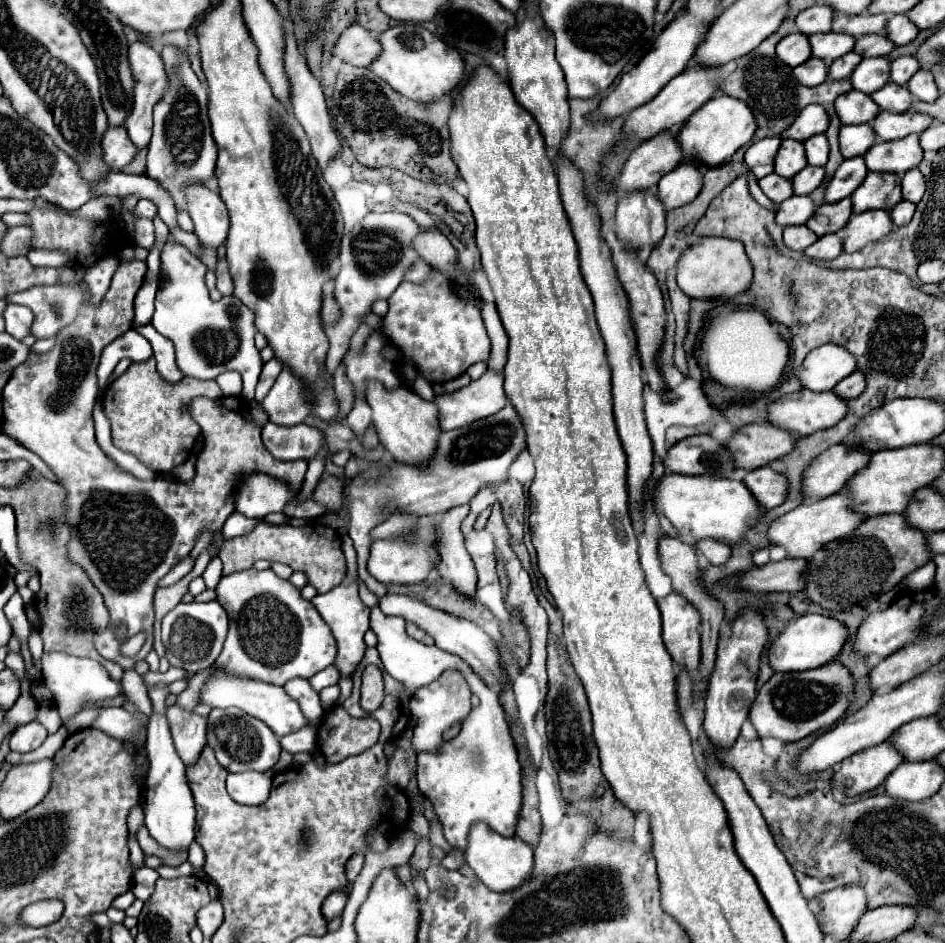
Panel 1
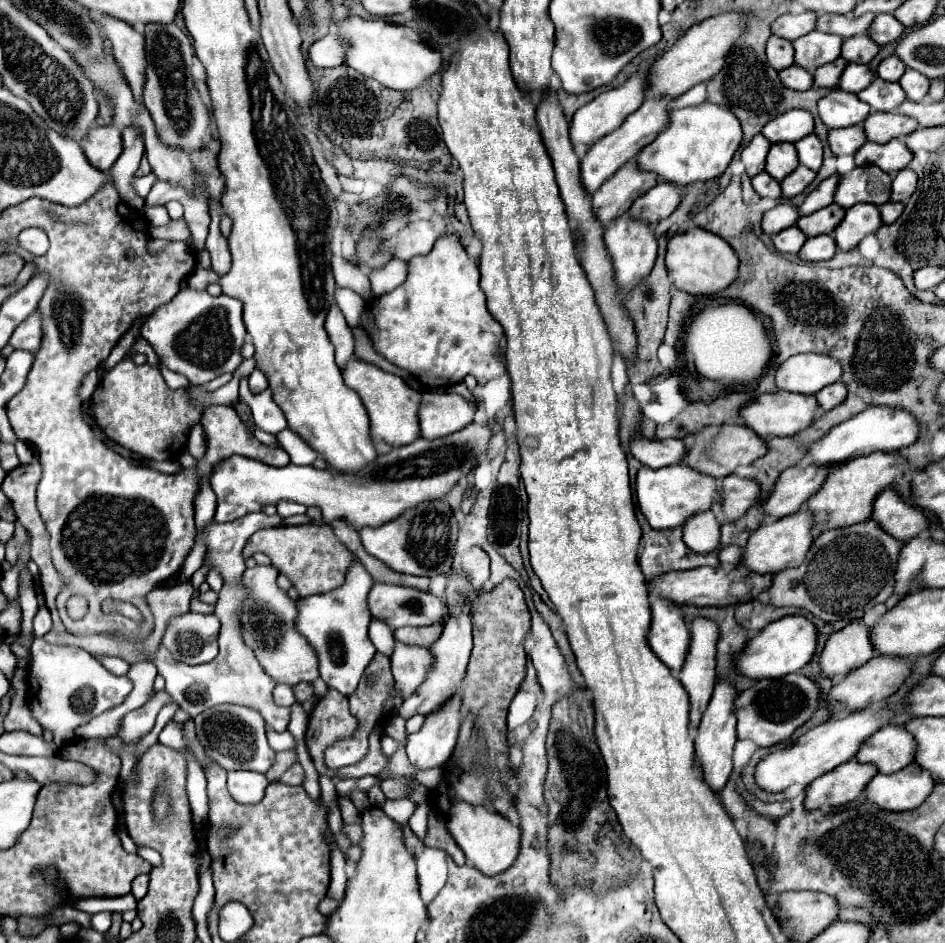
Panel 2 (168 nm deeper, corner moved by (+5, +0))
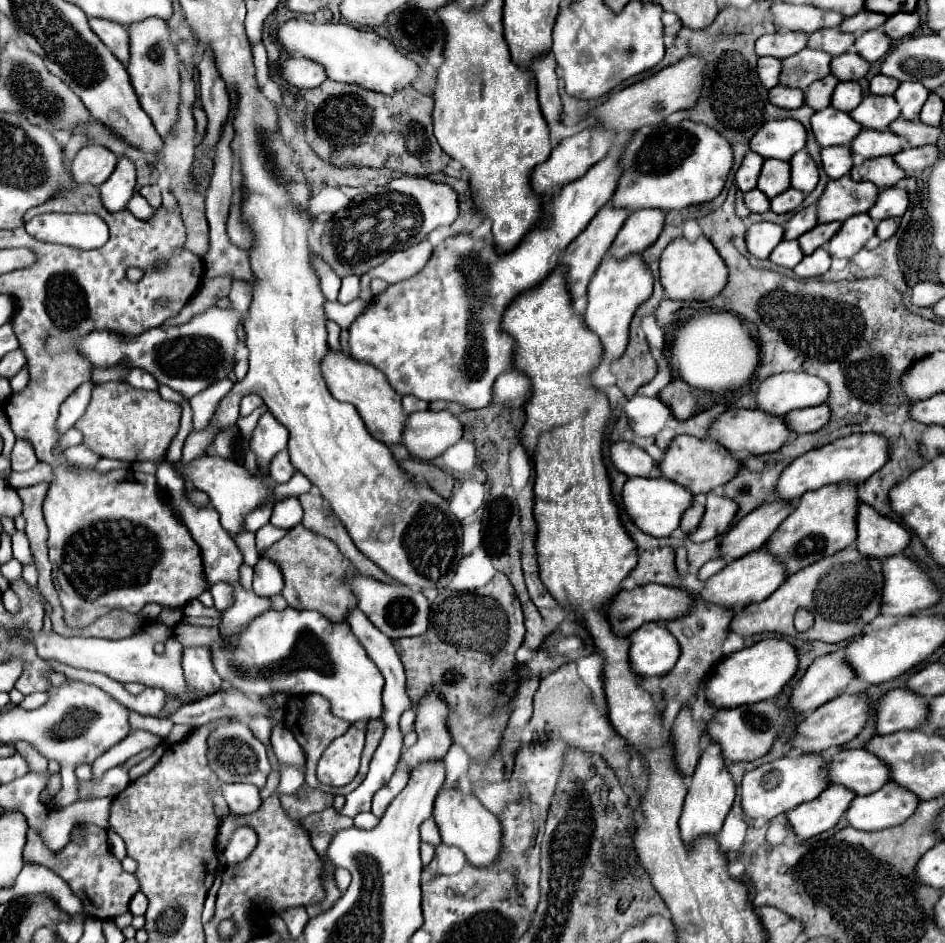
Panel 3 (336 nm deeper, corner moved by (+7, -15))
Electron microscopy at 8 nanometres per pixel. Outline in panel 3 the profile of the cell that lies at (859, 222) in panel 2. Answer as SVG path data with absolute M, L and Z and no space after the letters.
M854 215L842 223L840 231L830 239L826 249L832 257L852 259L874 235L876 223L870 219L870 215Z

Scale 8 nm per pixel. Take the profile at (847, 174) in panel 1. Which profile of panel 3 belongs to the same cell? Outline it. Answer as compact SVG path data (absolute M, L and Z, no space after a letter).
M810 205L800 209L786 225L784 225L784 239L798 239L802 233L810 231L818 223L818 207Z

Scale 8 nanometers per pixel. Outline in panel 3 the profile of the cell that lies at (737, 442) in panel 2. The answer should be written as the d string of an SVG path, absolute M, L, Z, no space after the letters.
M678 435L670 447L666 449L662 461L660 461L660 471L666 479L690 489L694 495L698 493L708 493L716 487L722 487L726 481L734 479L738 475L740 461L726 451L722 445L710 441L710 439L698 439L690 435Z

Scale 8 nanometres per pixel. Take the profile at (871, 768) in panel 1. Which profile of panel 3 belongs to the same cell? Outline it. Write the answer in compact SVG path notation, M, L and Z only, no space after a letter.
M832 783L814 801L802 803L800 807L786 813L790 825L794 827L794 833L800 839L810 839L832 829L846 813L846 807L850 807L850 803L854 801L854 795L856 793L848 787Z

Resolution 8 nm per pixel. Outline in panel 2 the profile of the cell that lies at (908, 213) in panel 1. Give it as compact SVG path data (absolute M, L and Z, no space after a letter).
M886 202L880 206L880 214L882 214L882 222L884 224L892 224L904 210L902 202Z

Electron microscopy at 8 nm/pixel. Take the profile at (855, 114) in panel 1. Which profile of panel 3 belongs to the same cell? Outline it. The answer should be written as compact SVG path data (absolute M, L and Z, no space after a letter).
M826 107L812 115L812 131L820 147L850 145L850 141L862 131L862 125L850 119L848 113L834 107Z

